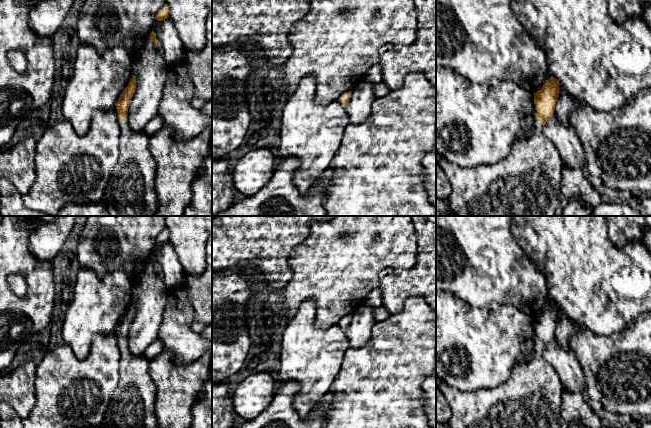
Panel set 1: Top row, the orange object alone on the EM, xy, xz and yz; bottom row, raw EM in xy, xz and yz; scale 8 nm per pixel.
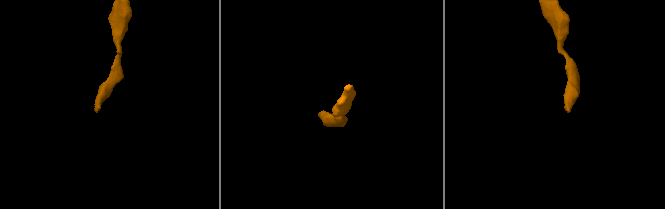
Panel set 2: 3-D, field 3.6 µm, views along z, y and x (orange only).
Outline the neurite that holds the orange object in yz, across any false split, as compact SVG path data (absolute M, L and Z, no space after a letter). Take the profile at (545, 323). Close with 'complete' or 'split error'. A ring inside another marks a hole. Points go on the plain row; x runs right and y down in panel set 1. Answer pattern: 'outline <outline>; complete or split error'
outline M551 300L545 309L534 317L535 346L531 359L514 364L508 380L495 388L481 388L462 392L439 381L451 416L446 428L559 428L561 418L562 383L554 368L543 359L546 346L554 339L559 319L559 305Z; split error

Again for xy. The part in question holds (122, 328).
outline M132 299L116 327L121 352L119 381L105 411L104 428L158 428L156 387L149 374L150 361L143 355L133 356L127 345L135 313L136 301Z; split error

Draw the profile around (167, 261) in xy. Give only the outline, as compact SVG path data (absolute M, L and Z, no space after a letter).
M169 241L163 245L155 243L152 255L156 257L158 269L166 286L169 289L181 287L185 274L171 243Z

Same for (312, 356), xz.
M306 300L278 332L281 356L276 388L290 380L300 384L292 406L303 419L329 392L350 348L345 331L339 325L318 328L315 316L315 301Z

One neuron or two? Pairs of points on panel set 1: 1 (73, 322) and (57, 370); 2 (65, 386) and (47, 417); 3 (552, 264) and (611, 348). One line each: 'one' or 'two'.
1: two
2: one
3: two

